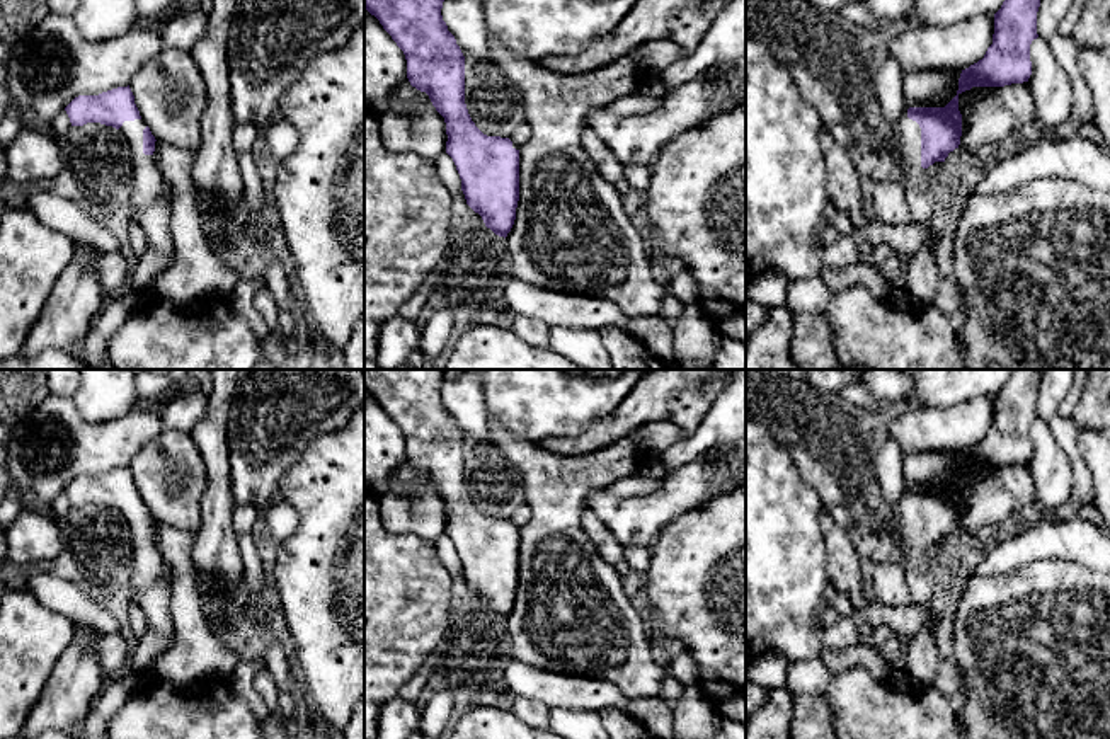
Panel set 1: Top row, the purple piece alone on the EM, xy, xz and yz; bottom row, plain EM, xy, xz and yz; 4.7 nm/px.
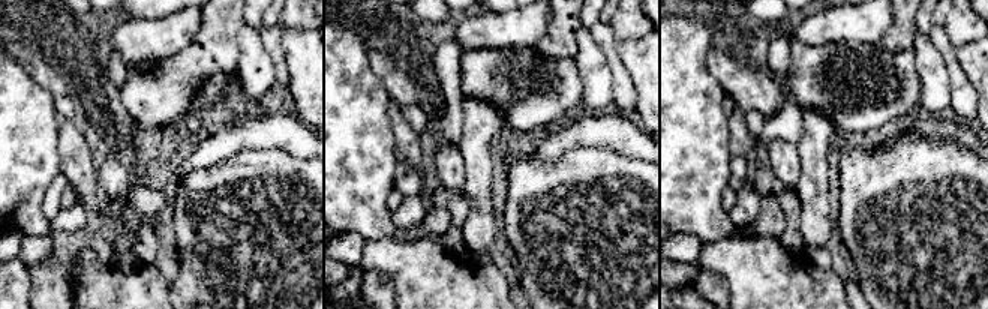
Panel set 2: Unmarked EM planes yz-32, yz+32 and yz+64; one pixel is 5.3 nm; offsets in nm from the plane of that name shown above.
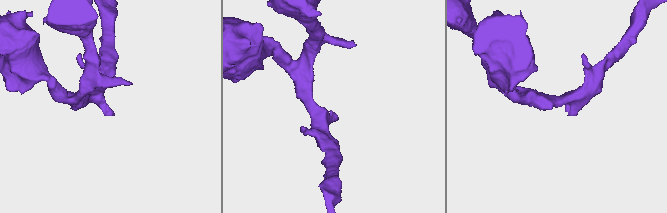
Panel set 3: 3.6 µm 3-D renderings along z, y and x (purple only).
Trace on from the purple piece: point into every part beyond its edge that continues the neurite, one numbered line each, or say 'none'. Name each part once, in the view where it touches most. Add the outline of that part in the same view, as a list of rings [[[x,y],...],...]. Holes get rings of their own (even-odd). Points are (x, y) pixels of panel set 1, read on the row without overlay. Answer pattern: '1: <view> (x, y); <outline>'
1: yz (920, 581); [[[904,490],[899,501],[899,519],[906,545],[909,603],[931,610],[935,581],[928,569],[926,552],[921,548],[921,509],[907,499],[907,490]]]

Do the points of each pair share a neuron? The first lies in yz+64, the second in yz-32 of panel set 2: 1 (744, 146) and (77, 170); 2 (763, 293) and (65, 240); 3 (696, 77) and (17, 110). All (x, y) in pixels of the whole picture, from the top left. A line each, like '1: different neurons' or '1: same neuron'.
1: same neuron
2: different neurons
3: same neuron

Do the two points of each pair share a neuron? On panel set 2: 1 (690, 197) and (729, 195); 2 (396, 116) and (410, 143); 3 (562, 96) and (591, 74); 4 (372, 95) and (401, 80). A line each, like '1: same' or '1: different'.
1: different
2: same
3: different
4: different

